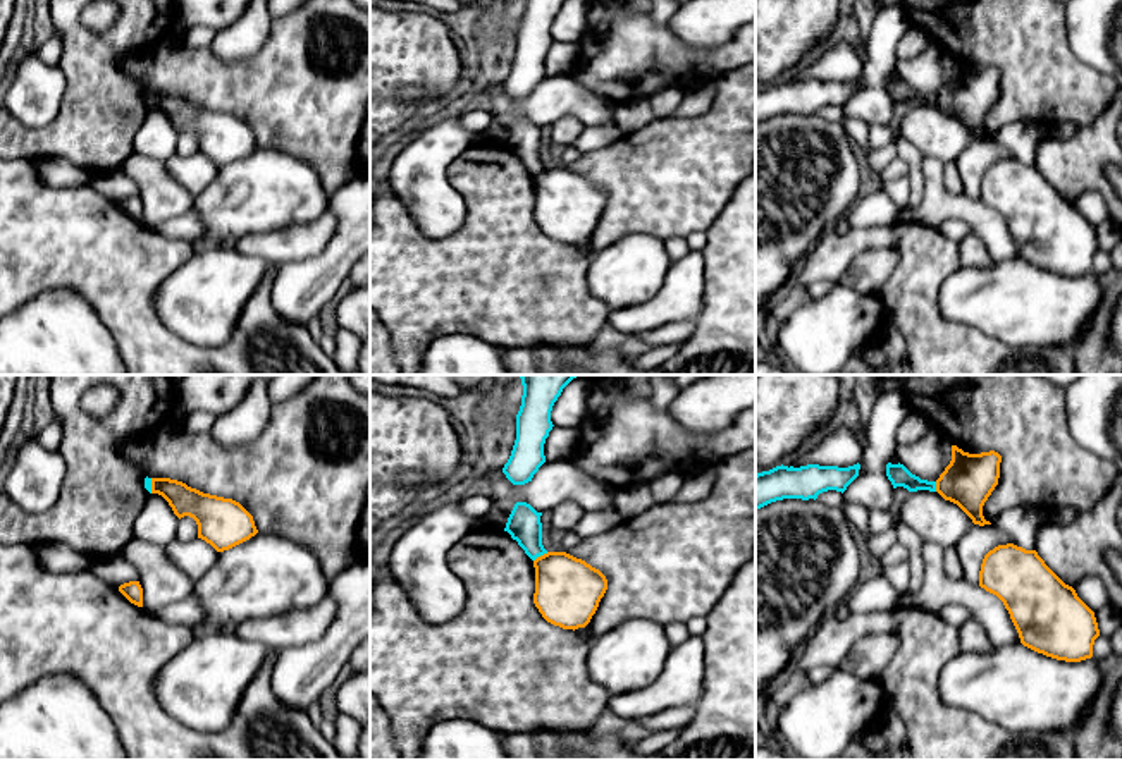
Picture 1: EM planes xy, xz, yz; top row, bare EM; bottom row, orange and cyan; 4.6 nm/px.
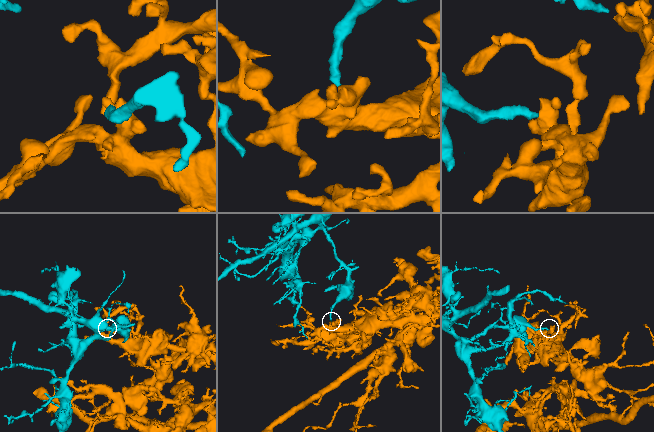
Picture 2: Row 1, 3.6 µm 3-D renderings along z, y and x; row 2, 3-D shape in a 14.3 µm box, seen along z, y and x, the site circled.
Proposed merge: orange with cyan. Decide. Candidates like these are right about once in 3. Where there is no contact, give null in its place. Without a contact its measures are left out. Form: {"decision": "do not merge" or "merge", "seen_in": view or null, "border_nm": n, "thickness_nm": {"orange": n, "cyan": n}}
{"decision": "do not merge", "seen_in": "xz", "border_nm": 80, "thickness_nm": {"orange": 300, "cyan": 160}}

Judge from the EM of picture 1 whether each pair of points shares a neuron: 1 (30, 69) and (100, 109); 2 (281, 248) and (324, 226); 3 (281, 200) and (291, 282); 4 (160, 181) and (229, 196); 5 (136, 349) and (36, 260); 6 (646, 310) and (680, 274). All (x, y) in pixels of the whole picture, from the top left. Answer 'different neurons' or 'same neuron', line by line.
1: different neurons
2: same neuron
3: different neurons
4: different neurons
5: same neuron
6: same neuron

